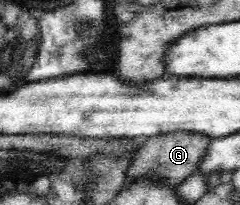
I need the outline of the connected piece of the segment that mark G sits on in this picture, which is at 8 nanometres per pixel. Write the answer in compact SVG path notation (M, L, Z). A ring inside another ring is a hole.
M175 130L175 132L163 132L142 139L143 144L137 149L137 154L131 161L127 169L124 186L129 186L137 176L143 174L154 174L158 180L164 184L181 184L186 178L189 178L196 172L205 153L209 150L211 136L197 134L196 132L186 132L186 130Z

